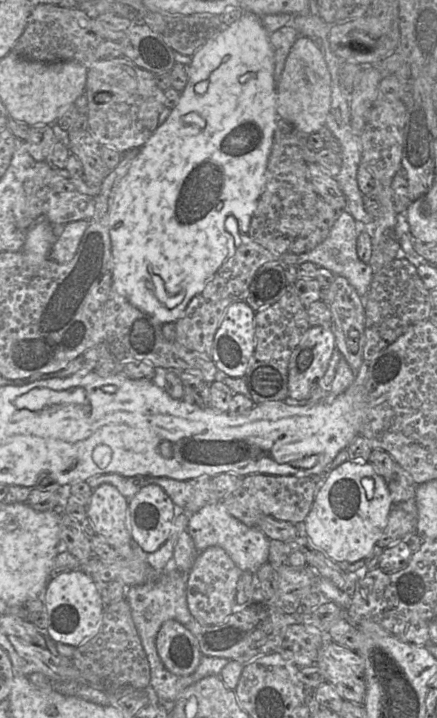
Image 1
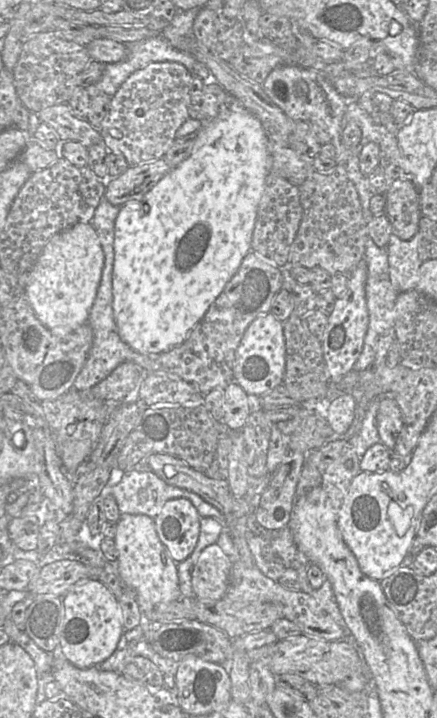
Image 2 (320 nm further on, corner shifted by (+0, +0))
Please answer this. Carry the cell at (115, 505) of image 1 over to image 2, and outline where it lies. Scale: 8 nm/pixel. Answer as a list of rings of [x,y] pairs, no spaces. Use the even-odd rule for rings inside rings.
[[[142,514],[121,515],[114,542],[118,551],[119,578],[134,594],[141,611],[151,611],[159,604],[171,603],[181,598],[177,563],[159,539],[153,518]]]

